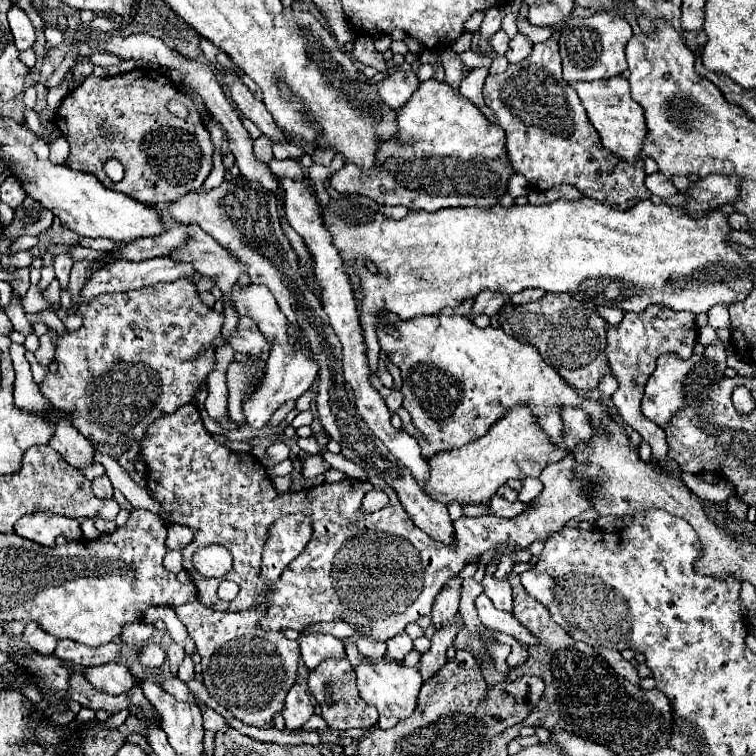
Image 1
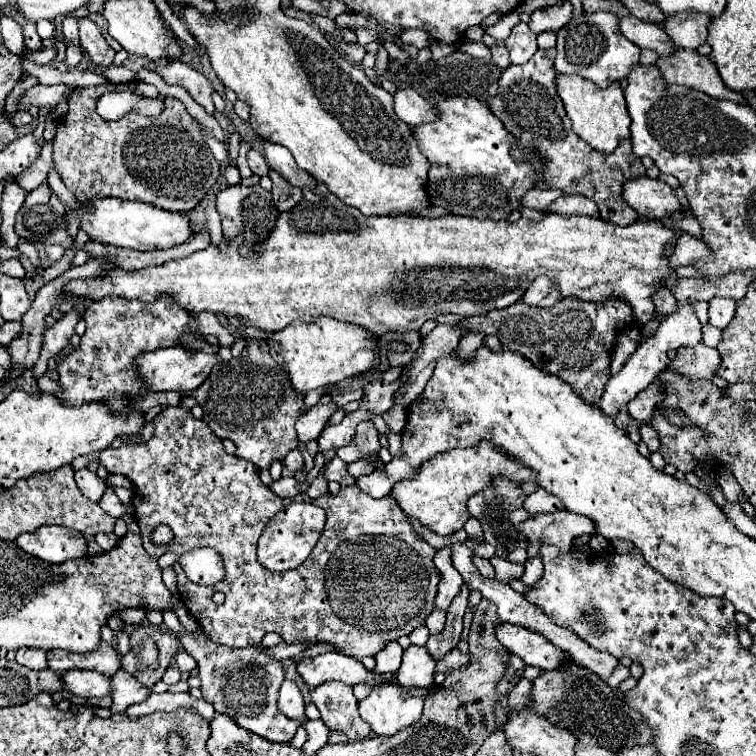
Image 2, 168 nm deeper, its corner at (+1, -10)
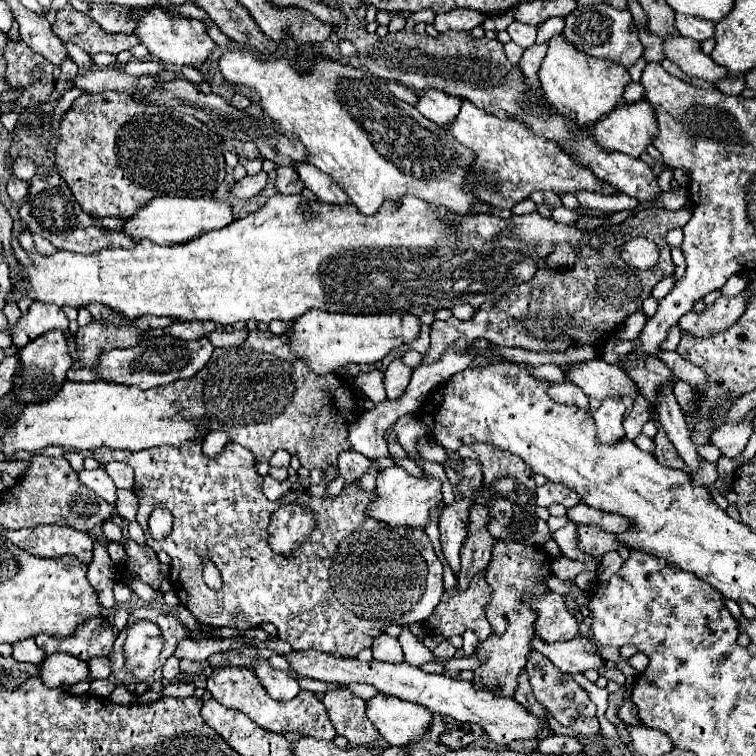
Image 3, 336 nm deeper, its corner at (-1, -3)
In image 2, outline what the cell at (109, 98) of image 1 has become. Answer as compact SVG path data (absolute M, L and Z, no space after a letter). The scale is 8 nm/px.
M143 81L99 87L81 87L69 95L69 111L57 127L53 139L53 163L63 183L75 197L89 205L93 199L119 197L145 201L165 211L191 211L211 191L221 175L219 163L211 155L201 135L201 125L185 111L183 103L165 97L165 109L159 117L127 113L117 121L105 121L97 115L97 99L107 91L131 89L143 97L159 97L153 85Z

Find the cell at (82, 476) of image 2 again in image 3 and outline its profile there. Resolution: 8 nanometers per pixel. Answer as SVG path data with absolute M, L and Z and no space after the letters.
M97 468L97 470L81 470L79 472L79 480L91 488L93 492L97 492L105 502L115 502L117 496L115 496L115 484L113 480L109 478L109 474L105 472L105 468Z

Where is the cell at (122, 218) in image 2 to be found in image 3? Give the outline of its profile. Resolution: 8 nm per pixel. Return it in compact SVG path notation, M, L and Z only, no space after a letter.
M159 196L151 198L135 216L125 220L123 232L133 240L151 240L155 244L179 244L193 240L209 230L223 228L229 222L233 222L231 208L225 202L219 202L215 198L171 198L171 196Z

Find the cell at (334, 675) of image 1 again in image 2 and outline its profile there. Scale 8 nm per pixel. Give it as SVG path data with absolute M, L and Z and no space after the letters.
M329 681L313 689L311 697L321 711L321 721L329 729L347 735L351 741L359 741L371 735L371 727L361 719L357 711L357 699L349 685Z

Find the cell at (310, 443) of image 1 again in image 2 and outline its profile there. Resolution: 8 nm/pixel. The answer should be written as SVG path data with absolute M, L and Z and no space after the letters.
M299 449L287 453L287 457L283 459L283 465L285 465L285 469L287 469L289 473L297 473L299 467L303 465L303 453L301 453Z

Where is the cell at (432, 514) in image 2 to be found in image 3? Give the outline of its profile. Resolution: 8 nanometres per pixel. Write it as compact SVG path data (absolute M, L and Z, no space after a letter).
M391 466L379 472L377 476L377 500L369 506L369 516L389 524L389 526L413 526L425 528L431 520L433 508L443 508L443 494L441 494L441 480L431 474L411 476L401 466Z

